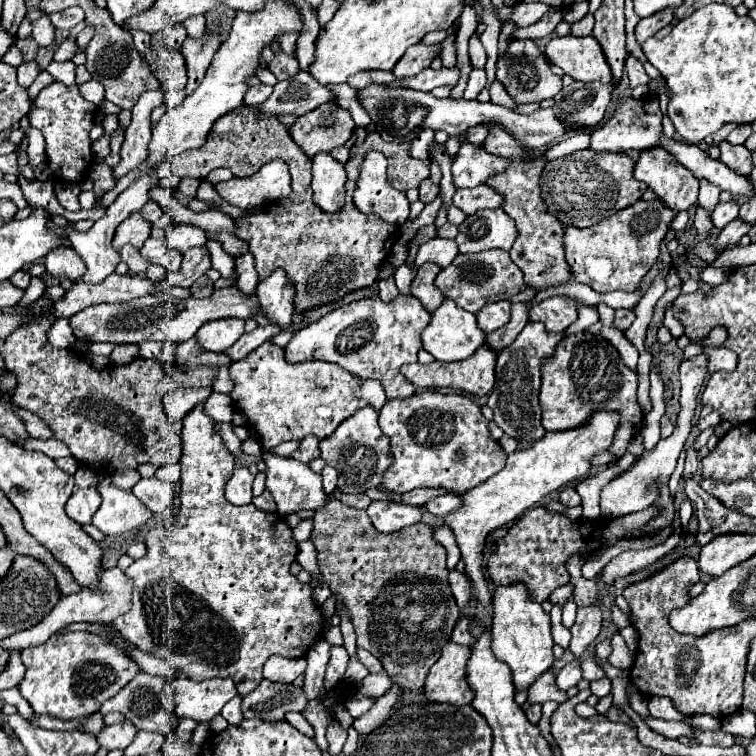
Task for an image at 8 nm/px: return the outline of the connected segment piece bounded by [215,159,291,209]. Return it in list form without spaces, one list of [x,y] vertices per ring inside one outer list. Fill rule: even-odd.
[[[276,159],[265,164],[251,177],[234,177],[231,181],[215,185],[215,189],[223,199],[239,209],[273,203],[291,193],[289,167],[285,161]]]

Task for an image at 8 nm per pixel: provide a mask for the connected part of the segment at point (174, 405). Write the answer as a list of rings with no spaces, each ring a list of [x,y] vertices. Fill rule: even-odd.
[[[177,389],[177,391],[169,393],[163,399],[163,407],[165,407],[167,419],[171,423],[181,421],[187,415],[187,411],[191,411],[191,407],[199,405],[209,395],[211,395],[211,389]]]

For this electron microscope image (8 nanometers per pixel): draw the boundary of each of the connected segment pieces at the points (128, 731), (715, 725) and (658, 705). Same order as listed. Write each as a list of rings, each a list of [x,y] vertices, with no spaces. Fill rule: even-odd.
[[[123,721],[123,723],[117,723],[117,725],[111,725],[111,727],[103,727],[103,731],[97,735],[97,741],[101,747],[105,749],[125,749],[133,737],[137,735],[137,727],[131,723],[131,721]]]
[[[693,715],[691,719],[697,725],[695,729],[701,729],[701,731],[709,731],[709,729],[719,729],[721,727],[721,721],[711,717],[711,715]]]
[[[651,697],[649,699],[649,713],[657,719],[667,719],[667,721],[683,721],[687,719],[685,715],[681,715],[669,697]]]

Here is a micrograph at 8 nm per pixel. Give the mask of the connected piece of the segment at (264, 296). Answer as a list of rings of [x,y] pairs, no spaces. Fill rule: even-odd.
[[[273,271],[263,283],[257,285],[257,299],[261,313],[281,329],[287,329],[293,319],[295,287],[287,283],[283,271]]]

